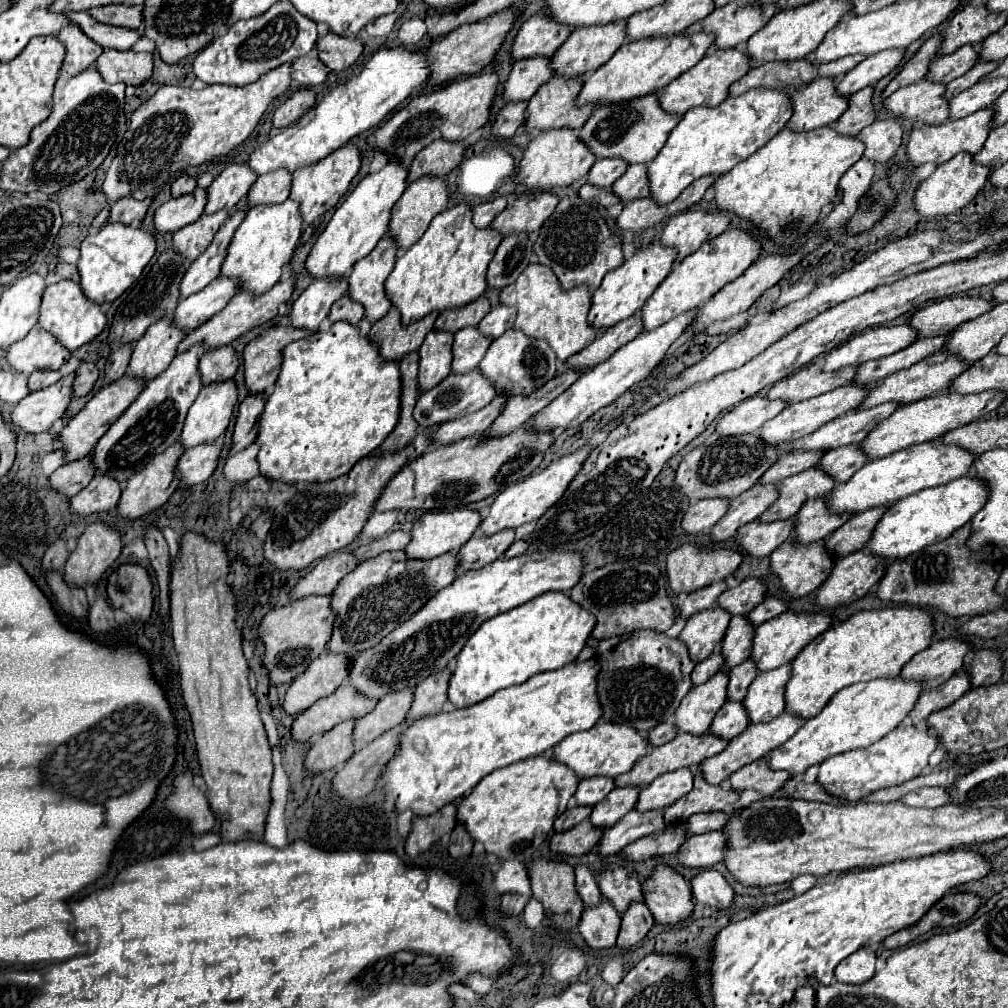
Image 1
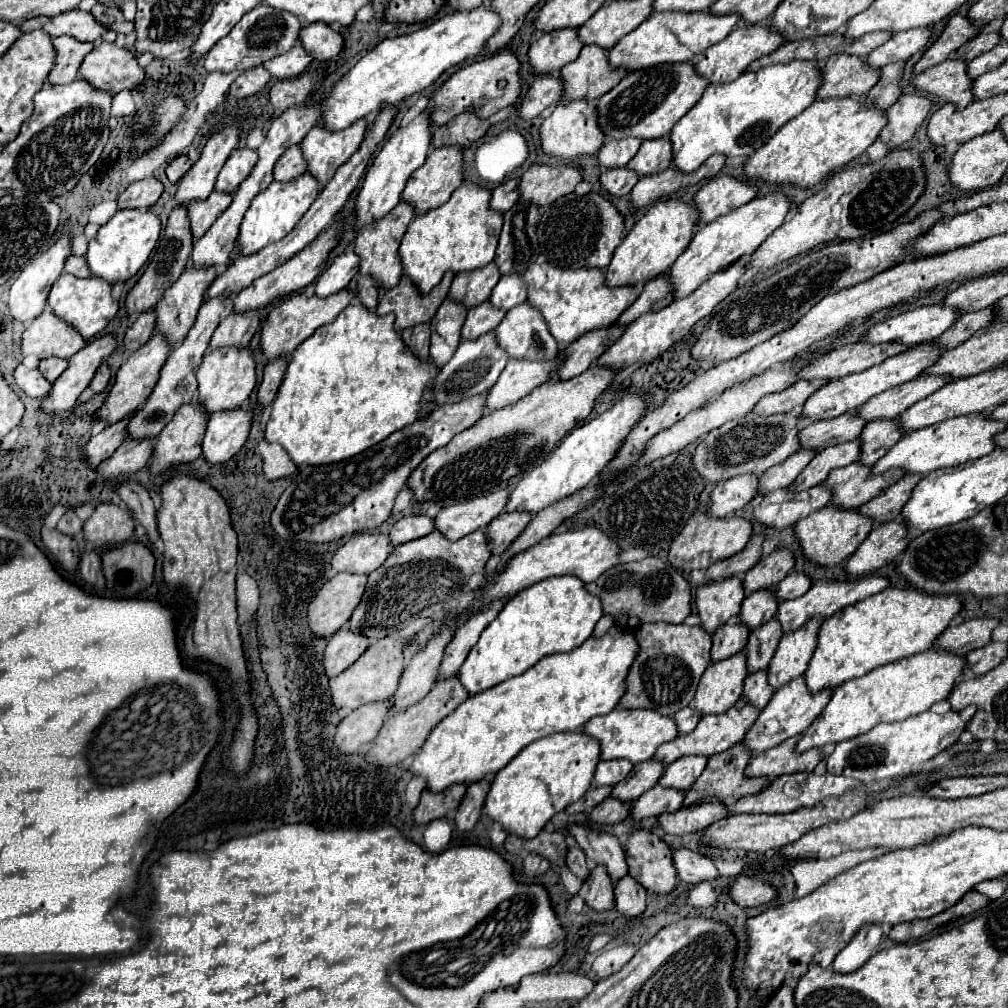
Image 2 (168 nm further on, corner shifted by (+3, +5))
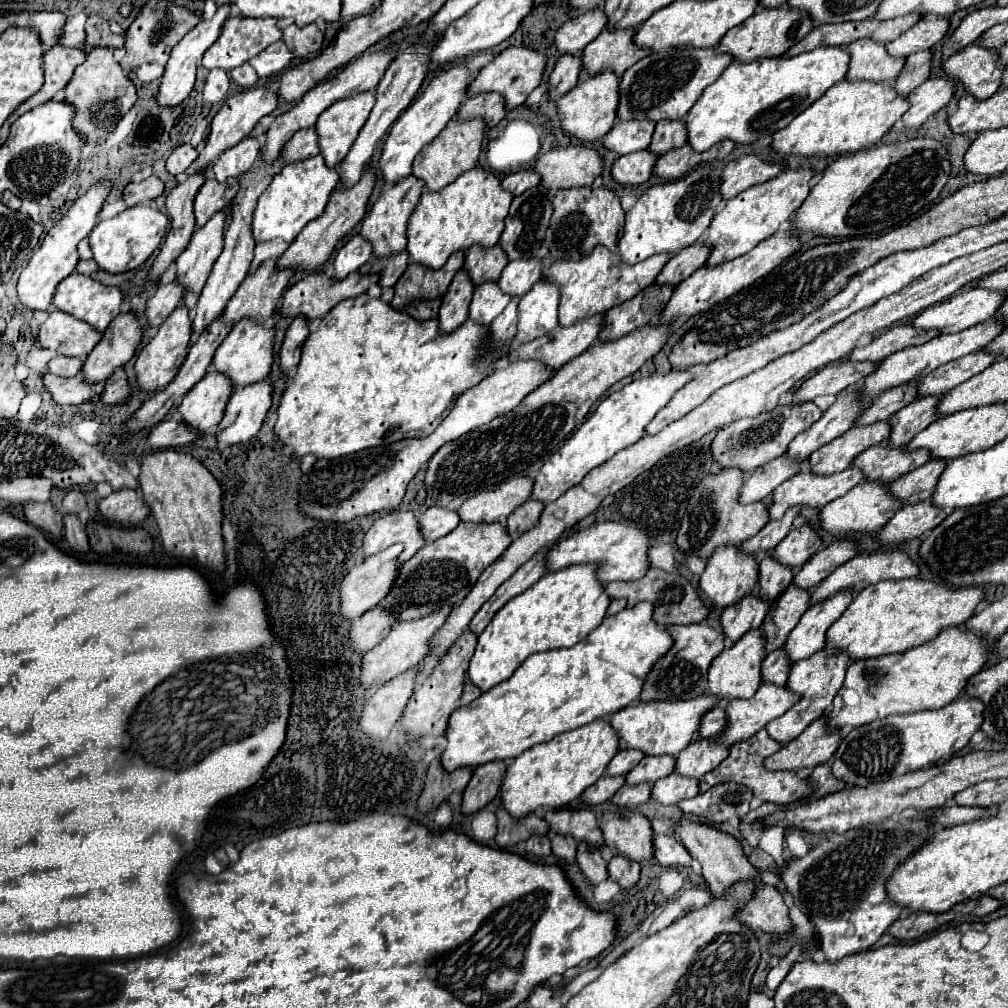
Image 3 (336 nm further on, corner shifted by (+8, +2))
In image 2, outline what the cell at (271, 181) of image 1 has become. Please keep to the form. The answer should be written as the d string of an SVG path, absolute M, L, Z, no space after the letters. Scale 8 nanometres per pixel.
M294 145L288 151L284 151L284 155L278 159L278 163L274 167L274 181L288 183L288 181L296 179L298 175L302 175L304 171L306 171L306 161L302 159L300 147Z

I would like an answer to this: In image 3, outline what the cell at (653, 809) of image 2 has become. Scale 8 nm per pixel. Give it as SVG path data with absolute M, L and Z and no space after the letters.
M671 772L653 786L653 798L661 804L677 804L681 800L695 798L697 794L699 794L699 780L681 776L679 772Z

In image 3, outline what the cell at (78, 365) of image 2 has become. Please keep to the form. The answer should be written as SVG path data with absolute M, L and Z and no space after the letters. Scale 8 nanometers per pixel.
M125 312L113 318L109 328L103 332L103 340L93 348L83 366L87 382L107 380L115 368L125 366L133 356L143 338L143 326L135 312Z

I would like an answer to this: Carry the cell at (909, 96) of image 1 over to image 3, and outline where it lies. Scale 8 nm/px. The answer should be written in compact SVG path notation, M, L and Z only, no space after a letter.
M971 44L953 54L943 68L949 78L965 84L965 90L979 100L991 98L995 92L999 92L1005 70L1005 66L999 62L997 50L983 48L979 44Z

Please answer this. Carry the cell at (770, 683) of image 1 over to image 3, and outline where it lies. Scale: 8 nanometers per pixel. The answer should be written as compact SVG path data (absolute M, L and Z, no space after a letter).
M843 594L835 598L827 598L823 606L811 606L799 620L799 624L789 634L789 640L785 642L785 650L791 662L797 662L801 658L809 658L811 654L819 652L825 646L825 634L831 628L833 622L841 618L841 614L851 604L853 594Z

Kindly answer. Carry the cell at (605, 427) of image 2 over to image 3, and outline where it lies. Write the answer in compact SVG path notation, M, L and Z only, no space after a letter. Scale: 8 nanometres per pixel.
M691 368L675 370L663 376L647 376L633 380L625 384L621 390L609 394L605 400L601 400L597 410L579 426L579 430L575 430L573 436L543 464L541 472L535 476L531 498L543 500L547 504L555 502L571 486L579 484L593 468L613 458L619 450L635 444L643 436L643 430L649 424L649 420L653 420L655 414L671 400L671 396L691 380L693 380Z

